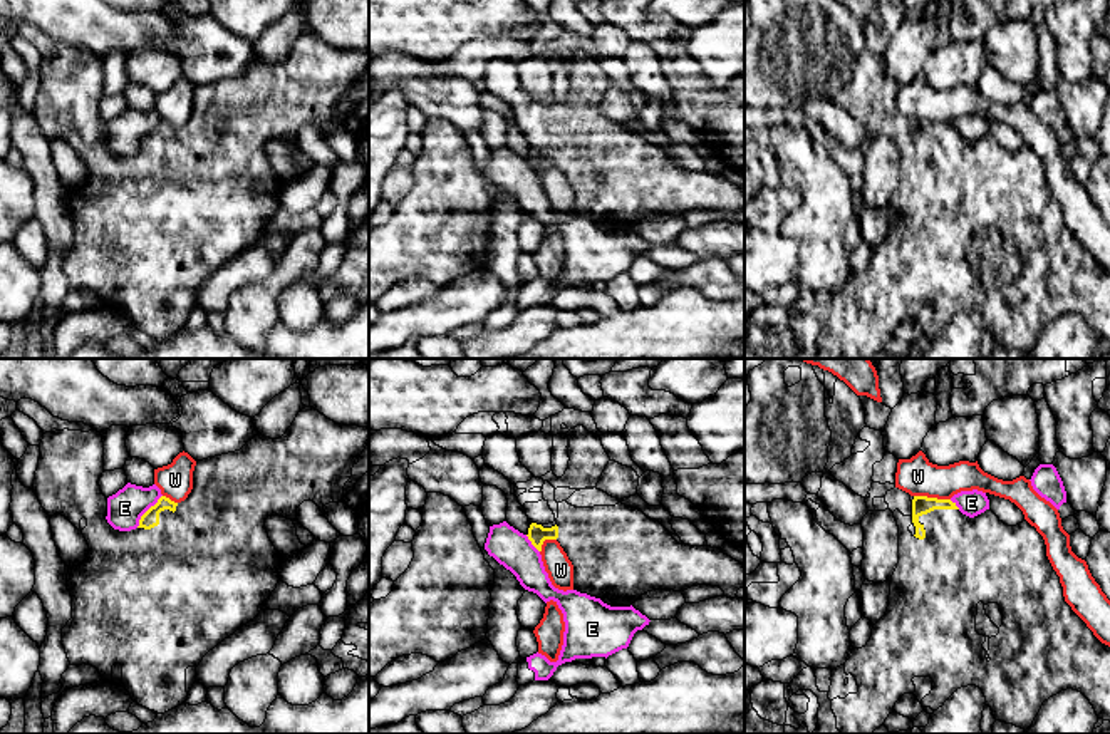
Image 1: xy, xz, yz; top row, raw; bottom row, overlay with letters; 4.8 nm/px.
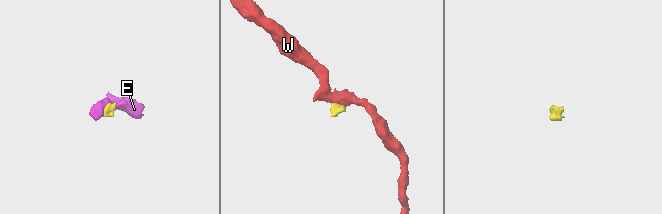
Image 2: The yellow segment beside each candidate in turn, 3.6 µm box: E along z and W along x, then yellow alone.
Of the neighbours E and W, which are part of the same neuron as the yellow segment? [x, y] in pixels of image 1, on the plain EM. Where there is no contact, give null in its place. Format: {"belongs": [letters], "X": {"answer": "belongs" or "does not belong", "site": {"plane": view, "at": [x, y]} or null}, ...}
{"belongs": [], "E": {"answer": "does not belong", "site": {"plane": "xy", "at": [146, 136]}}, "W": {"answer": "does not belong", "site": {"plane": "yz", "at": [933, 123]}}}

